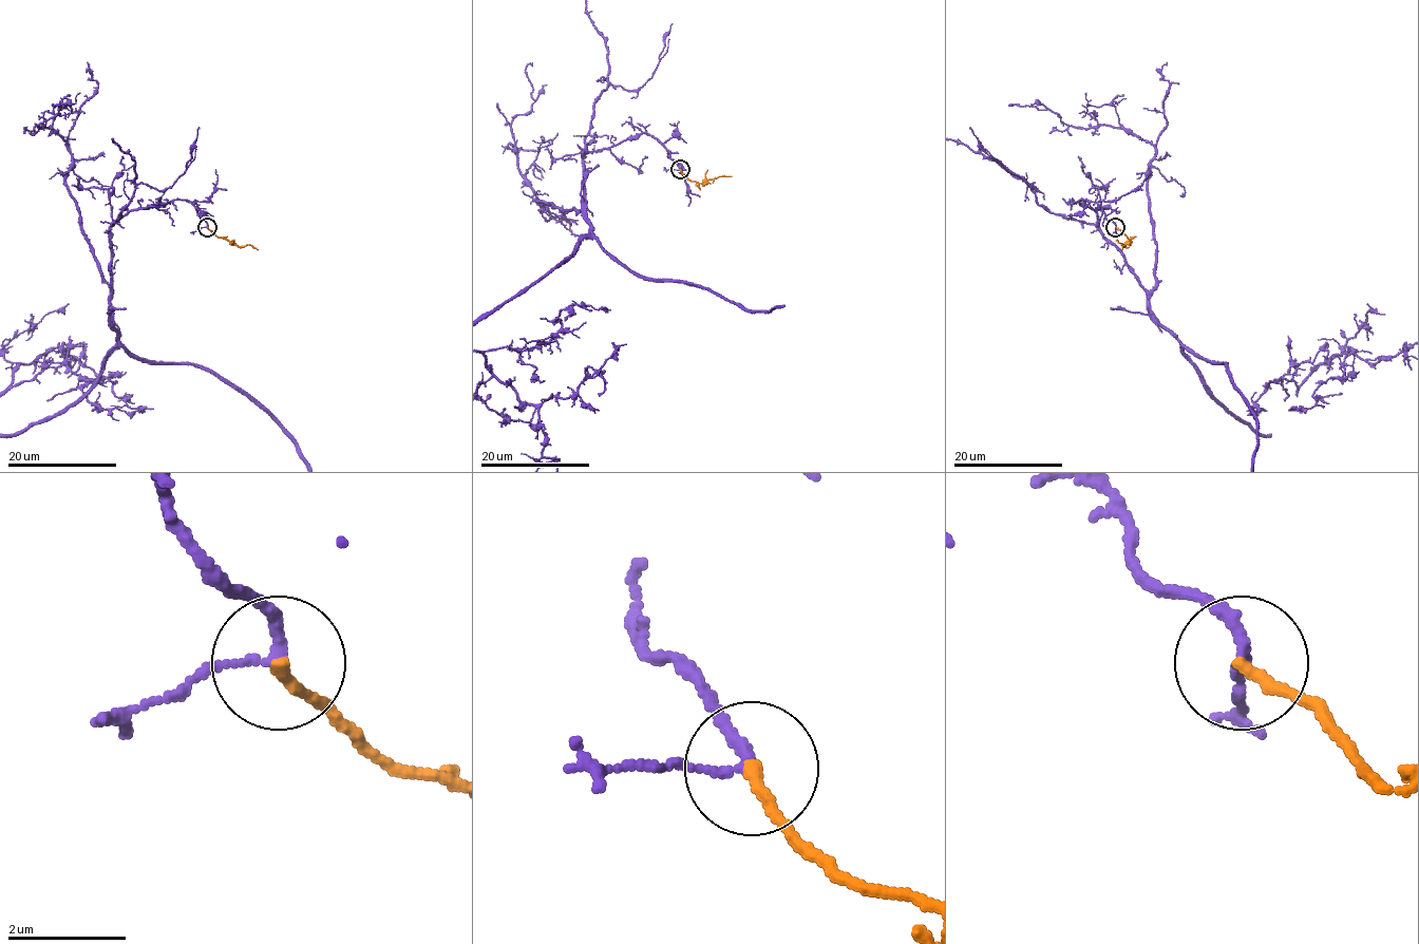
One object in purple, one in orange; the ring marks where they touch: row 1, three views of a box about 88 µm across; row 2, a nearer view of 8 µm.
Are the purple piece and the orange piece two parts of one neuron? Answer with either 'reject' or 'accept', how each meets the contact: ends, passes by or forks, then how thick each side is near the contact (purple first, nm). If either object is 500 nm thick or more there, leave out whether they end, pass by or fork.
accept; purple passes by; orange ends; calibres 160 and 200 nm

